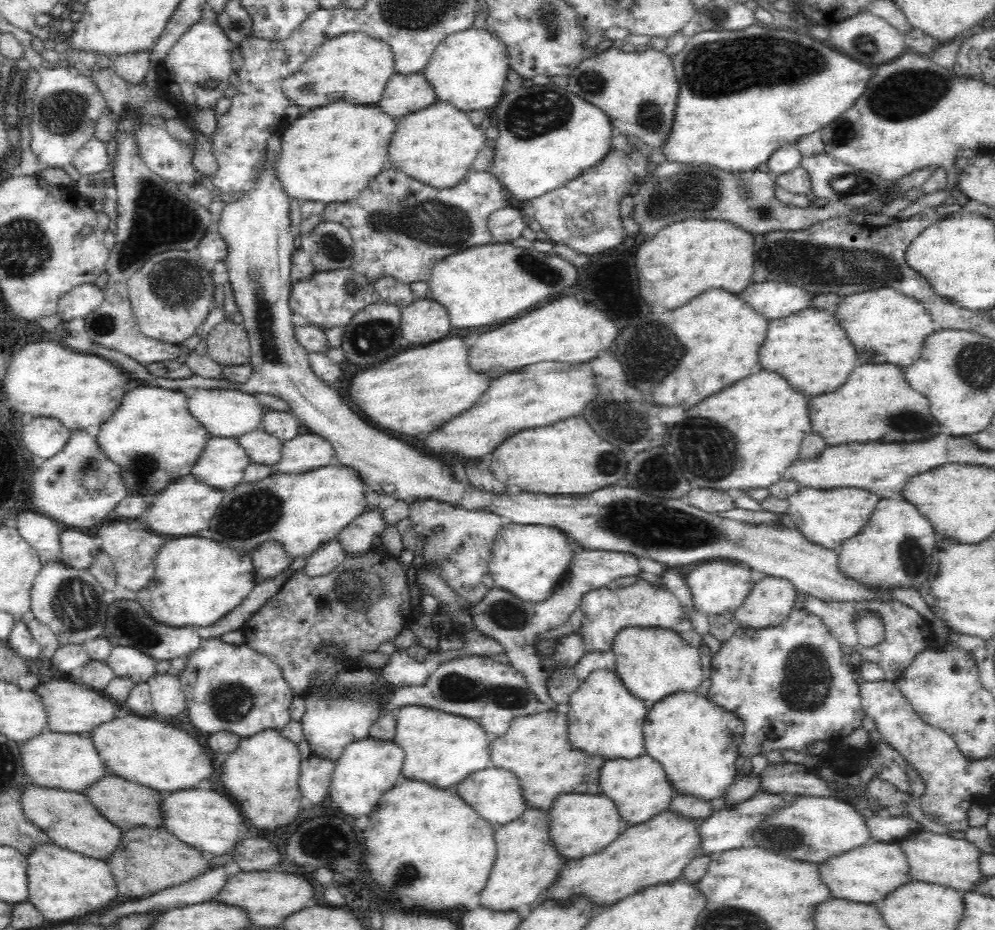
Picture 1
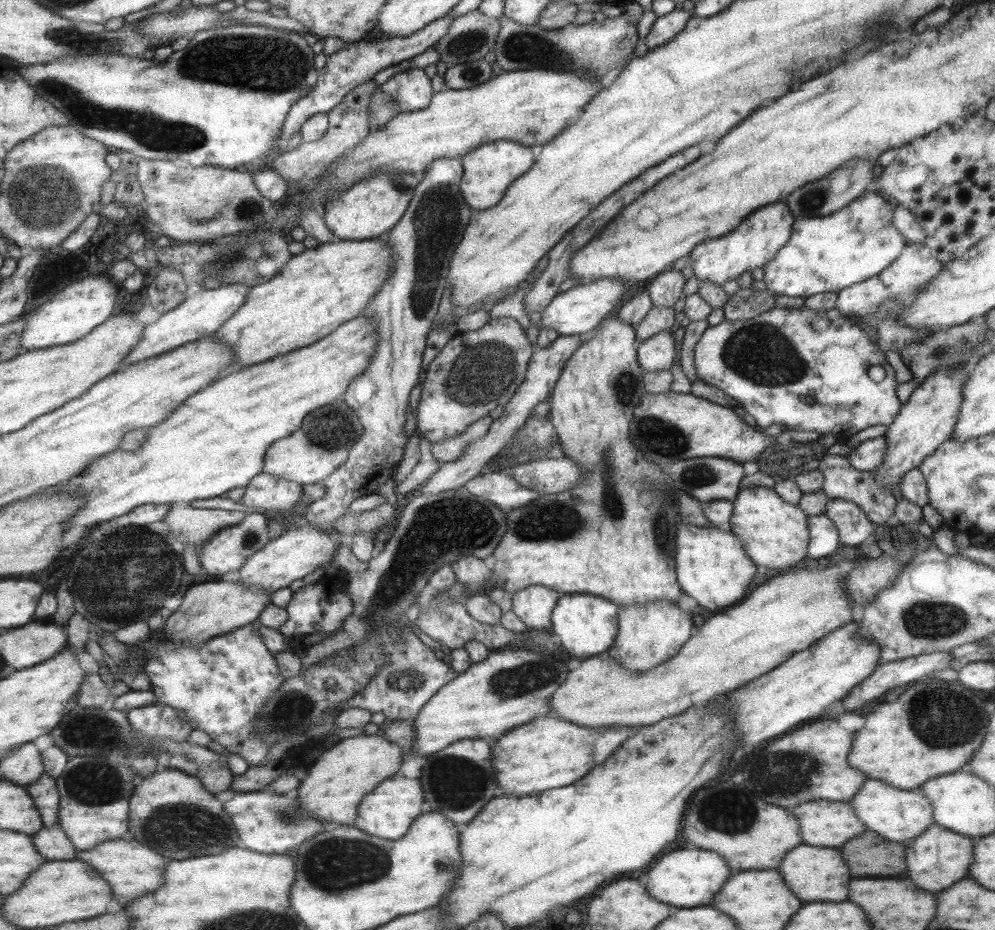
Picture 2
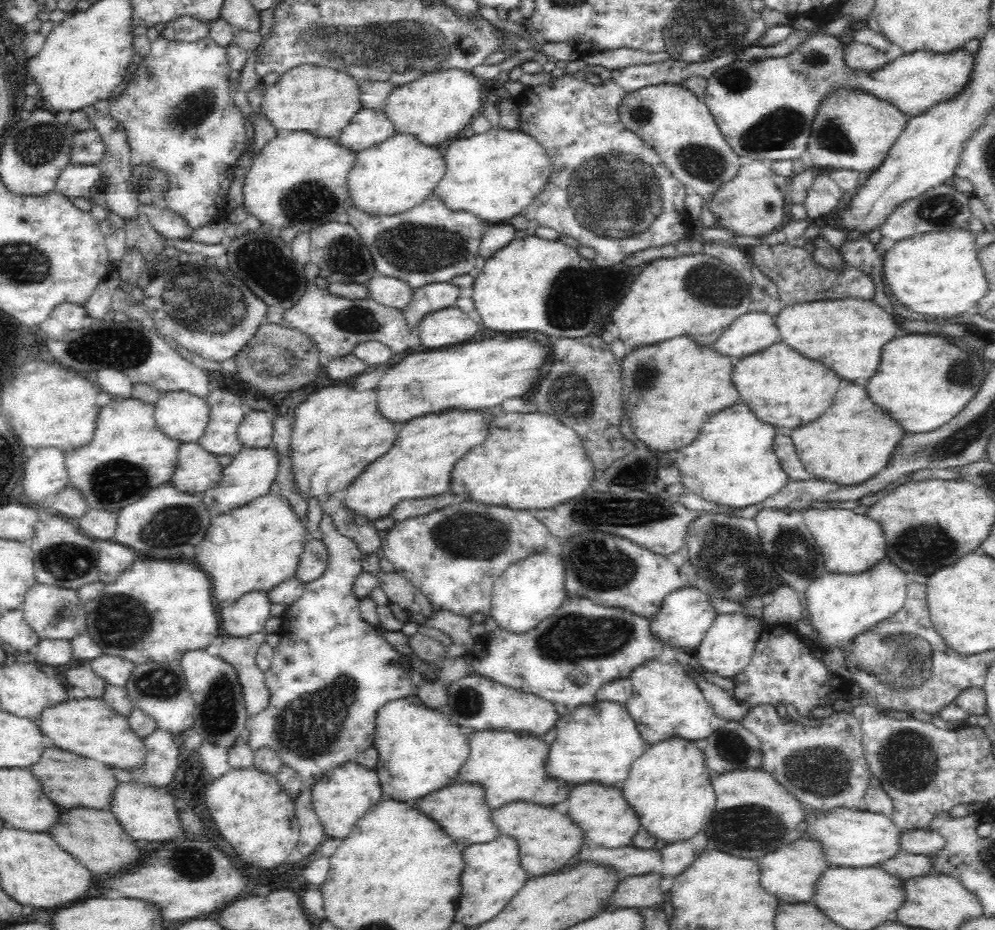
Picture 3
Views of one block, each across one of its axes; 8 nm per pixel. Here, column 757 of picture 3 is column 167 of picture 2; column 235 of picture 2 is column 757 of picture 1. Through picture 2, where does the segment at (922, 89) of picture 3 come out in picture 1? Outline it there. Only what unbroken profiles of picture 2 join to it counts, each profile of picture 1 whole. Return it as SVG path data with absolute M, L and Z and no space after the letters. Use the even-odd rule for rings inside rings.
M694 18L682 34L686 45L671 60L680 89L668 144L662 148L668 161L710 164L728 172L754 170L766 163L778 148L795 145L801 136L821 130L846 112L878 70L831 48L827 43L830 29L823 25L814 24L807 32L780 26L750 26L740 32L700 32Z

